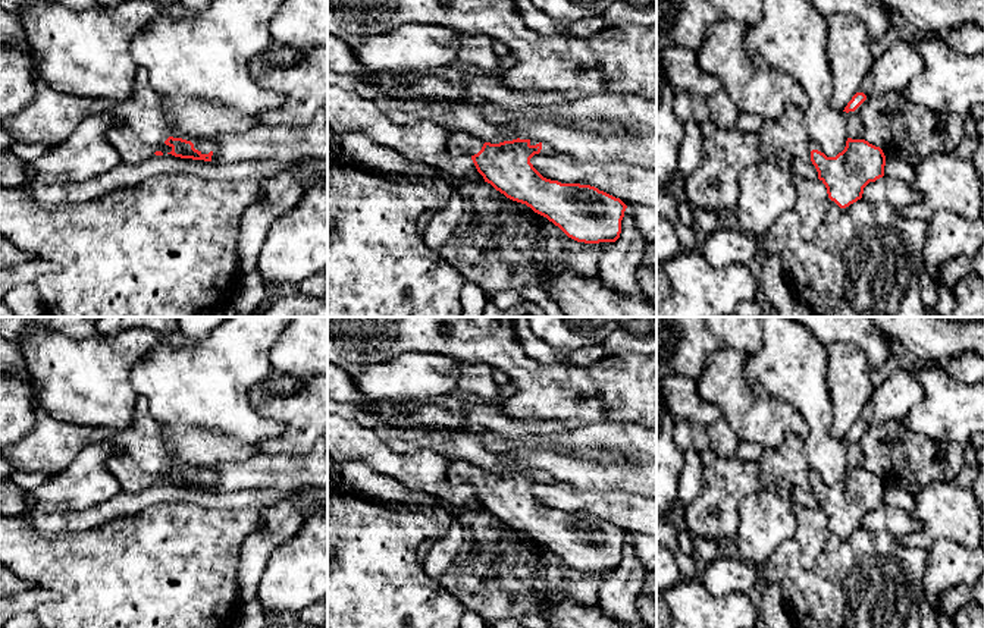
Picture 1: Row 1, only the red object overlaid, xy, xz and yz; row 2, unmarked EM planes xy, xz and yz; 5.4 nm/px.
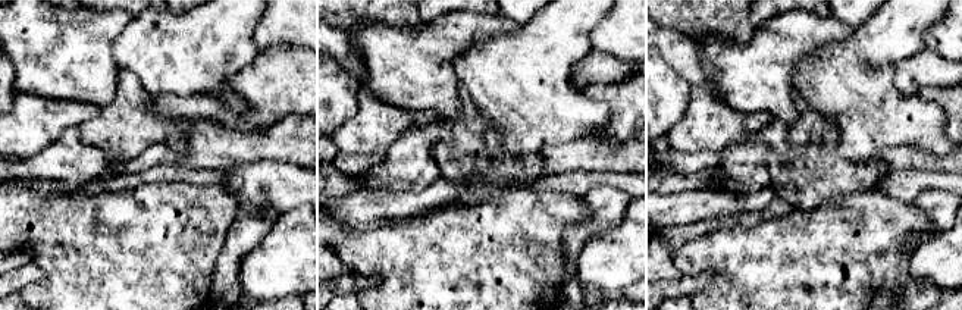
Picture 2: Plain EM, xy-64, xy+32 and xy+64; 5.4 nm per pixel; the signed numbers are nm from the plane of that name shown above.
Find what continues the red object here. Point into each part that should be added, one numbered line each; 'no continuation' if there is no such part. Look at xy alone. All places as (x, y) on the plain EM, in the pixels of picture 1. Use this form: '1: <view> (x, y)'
1: xy (143, 454)

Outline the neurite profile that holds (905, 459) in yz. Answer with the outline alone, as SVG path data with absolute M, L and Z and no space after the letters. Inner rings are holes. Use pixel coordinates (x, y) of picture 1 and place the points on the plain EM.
M905 420L869 424L858 443L864 452L865 470L880 475L886 487L903 489L914 496L933 483L955 481L965 467L963 445L931 440L912 431Z

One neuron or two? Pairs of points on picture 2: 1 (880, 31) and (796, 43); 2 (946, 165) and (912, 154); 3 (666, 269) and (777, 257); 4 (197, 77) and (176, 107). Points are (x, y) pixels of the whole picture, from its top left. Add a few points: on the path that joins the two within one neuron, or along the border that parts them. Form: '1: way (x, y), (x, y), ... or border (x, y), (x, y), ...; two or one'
1: border (855, 28), (845, 38), (824, 43), (817, 49); two
2: way (937, 163), (921, 160); one
3: border (693, 238), (674, 251), (680, 275); two
4: border (216, 94), (185, 97), (163, 94), (152, 97); two

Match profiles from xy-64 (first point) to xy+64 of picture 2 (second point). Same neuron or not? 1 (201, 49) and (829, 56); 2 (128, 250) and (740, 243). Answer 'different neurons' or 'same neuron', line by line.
1: same neuron
2: same neuron

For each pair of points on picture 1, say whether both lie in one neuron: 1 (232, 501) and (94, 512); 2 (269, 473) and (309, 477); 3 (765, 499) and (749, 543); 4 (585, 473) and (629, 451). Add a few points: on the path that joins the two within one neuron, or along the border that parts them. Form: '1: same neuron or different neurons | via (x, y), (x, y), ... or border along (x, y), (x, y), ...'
1: same neuron | via (199, 496), (152, 495), (138, 502), (128, 504)
2: same neuron | via (279, 473), (298, 473)
3: same neuron | via (765, 509), (765, 521), (760, 533)
4: same neuron | via (597, 473), (610, 473), (620, 462)

